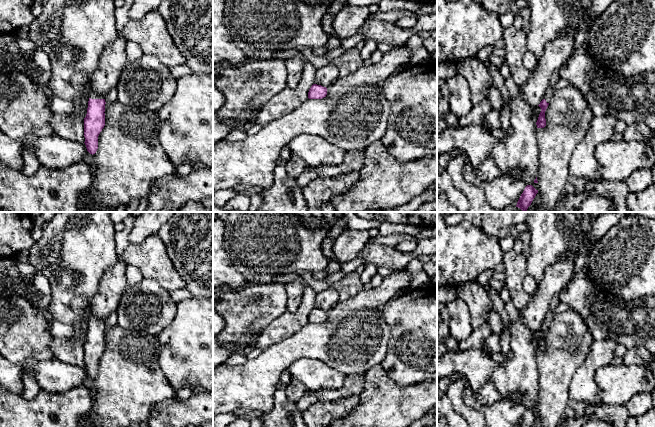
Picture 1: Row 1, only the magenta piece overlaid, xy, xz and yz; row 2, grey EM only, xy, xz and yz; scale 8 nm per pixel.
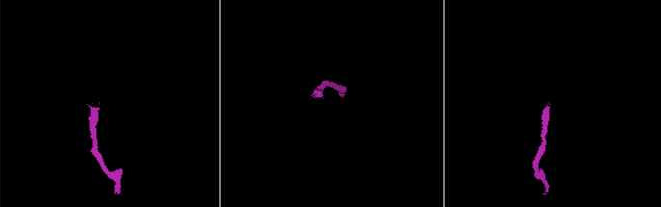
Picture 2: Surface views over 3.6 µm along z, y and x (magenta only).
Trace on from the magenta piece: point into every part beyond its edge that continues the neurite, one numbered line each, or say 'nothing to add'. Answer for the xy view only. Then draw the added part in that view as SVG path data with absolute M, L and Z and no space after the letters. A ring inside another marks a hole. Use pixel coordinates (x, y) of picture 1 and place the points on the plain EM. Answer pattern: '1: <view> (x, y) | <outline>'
1: xy (92, 318) | M91 312L90 316L89 316L89 322L91 323L104 323L105 321L102 320L98 320L93 313Z

